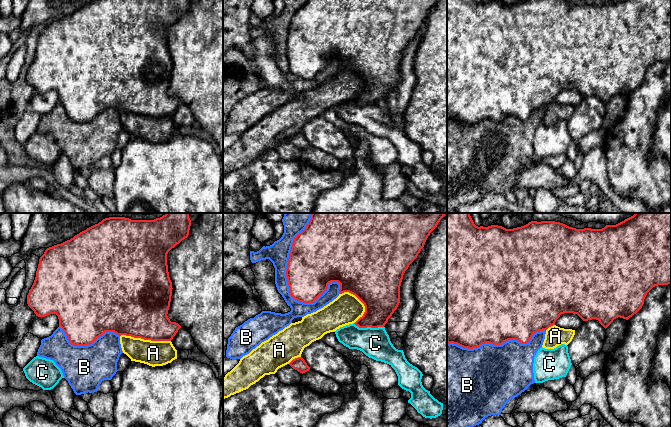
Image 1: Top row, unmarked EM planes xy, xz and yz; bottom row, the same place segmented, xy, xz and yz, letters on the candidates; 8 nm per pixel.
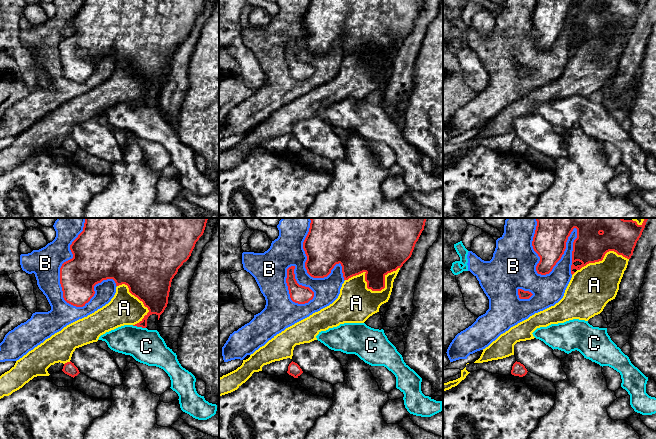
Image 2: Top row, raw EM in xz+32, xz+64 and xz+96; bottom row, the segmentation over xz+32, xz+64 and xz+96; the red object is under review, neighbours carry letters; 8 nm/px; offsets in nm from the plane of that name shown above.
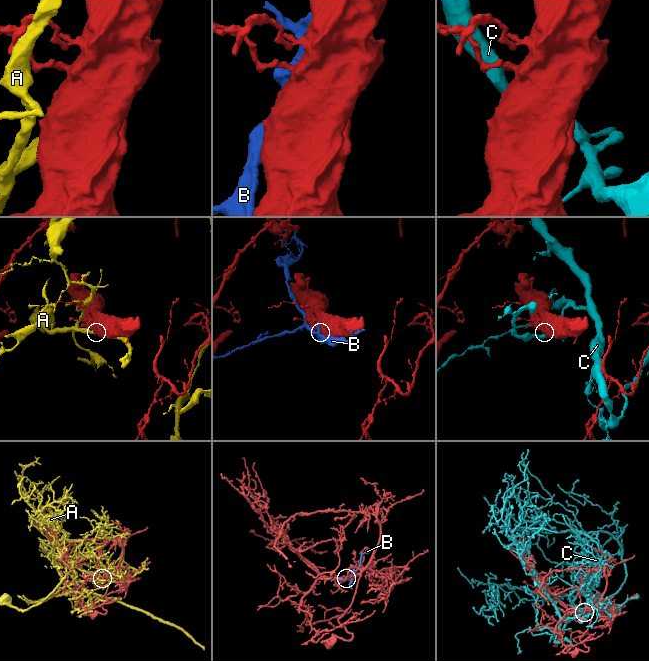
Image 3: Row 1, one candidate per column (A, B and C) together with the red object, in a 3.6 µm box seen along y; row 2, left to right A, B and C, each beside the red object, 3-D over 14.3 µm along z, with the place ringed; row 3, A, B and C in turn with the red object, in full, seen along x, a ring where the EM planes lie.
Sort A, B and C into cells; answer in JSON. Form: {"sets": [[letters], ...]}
{"sets": [["A"], ["B"], ["C"]]}

